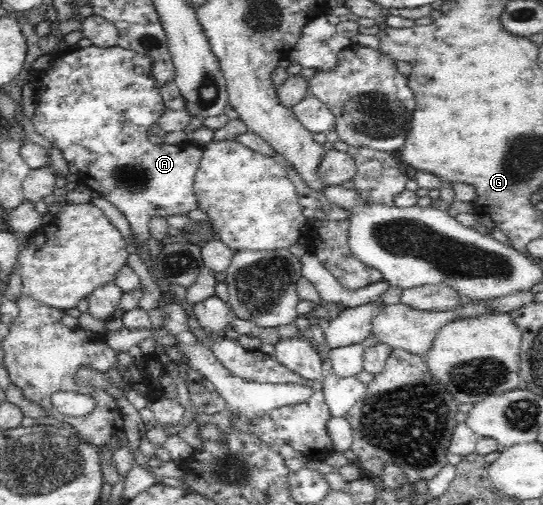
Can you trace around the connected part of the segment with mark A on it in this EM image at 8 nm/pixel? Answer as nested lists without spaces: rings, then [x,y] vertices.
[[[120,45],[112,48],[76,46],[53,56],[49,66],[34,73],[34,88],[38,92],[32,119],[35,129],[59,148],[69,164],[78,168],[81,184],[86,184],[120,210],[136,244],[131,249],[140,260],[144,260],[140,248],[148,246],[152,220],[168,221],[174,216],[187,216],[198,208],[193,184],[203,153],[203,147],[197,144],[179,147],[177,144],[153,144],[148,139],[148,127],[157,122],[165,109],[161,86],[151,76],[153,62],[150,56]]]

